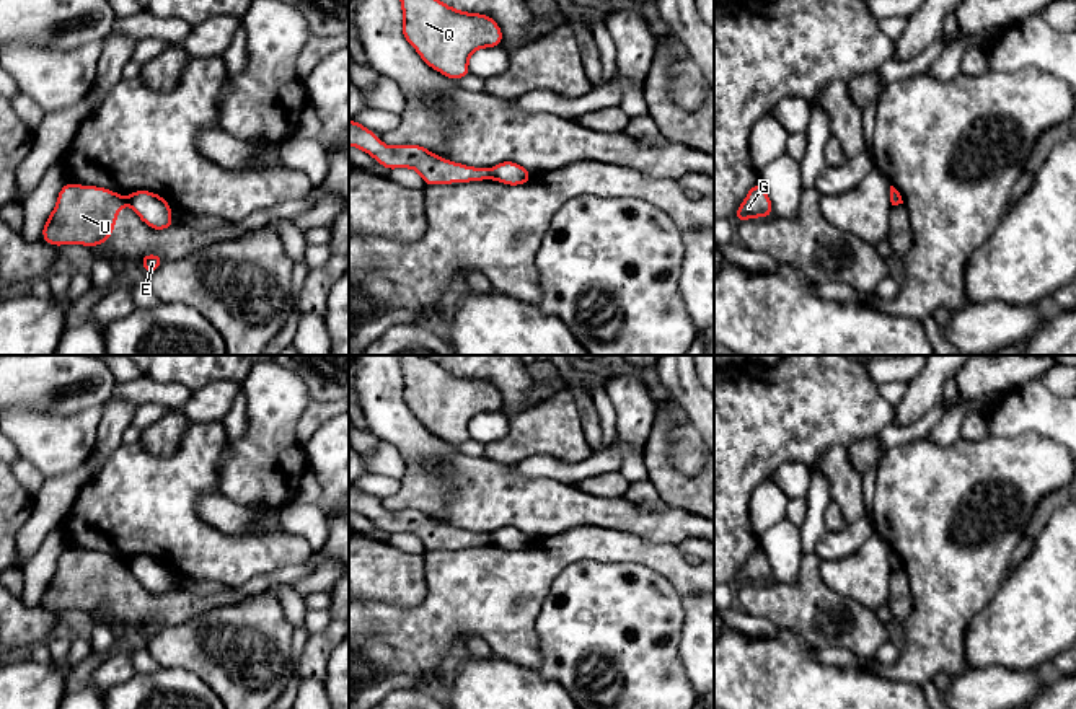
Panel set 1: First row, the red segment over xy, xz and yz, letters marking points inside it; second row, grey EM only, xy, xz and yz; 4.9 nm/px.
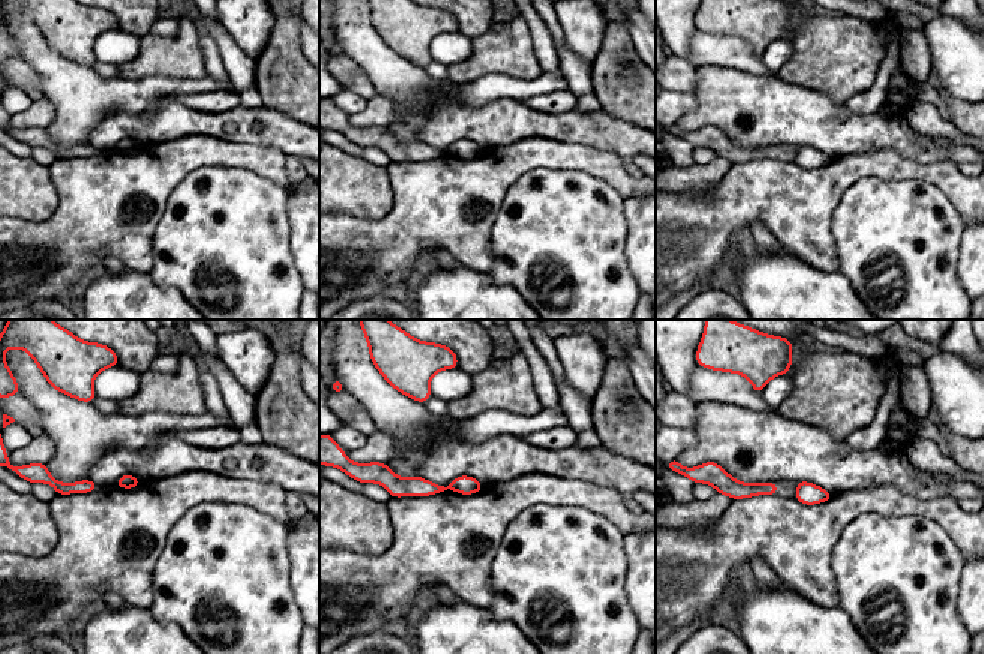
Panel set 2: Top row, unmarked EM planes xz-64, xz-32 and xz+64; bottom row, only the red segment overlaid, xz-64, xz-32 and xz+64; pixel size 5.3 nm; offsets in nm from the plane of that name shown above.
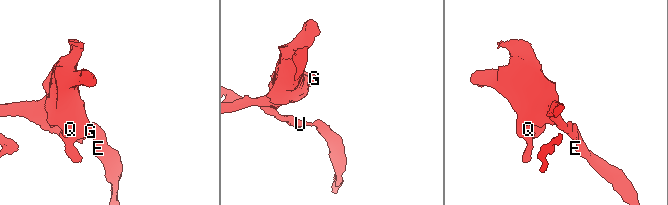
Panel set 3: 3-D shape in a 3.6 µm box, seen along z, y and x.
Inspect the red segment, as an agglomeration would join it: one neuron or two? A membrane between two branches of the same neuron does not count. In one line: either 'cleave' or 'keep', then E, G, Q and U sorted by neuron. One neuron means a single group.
cleave; groups E / G Q U

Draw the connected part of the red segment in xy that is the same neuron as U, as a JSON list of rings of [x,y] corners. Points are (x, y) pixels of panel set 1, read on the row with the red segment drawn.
[[[67,183],[59,196],[44,228],[42,240],[60,244],[104,244],[114,233],[117,212],[127,199],[109,189]]]

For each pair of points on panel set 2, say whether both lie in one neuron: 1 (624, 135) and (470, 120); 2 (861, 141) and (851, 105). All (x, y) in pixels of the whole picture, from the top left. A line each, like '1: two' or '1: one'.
1: one
2: two

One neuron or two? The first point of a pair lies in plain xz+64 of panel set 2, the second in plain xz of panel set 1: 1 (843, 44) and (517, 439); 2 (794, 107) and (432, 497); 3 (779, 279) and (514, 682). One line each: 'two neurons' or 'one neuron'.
1: one neuron
2: one neuron
3: one neuron

